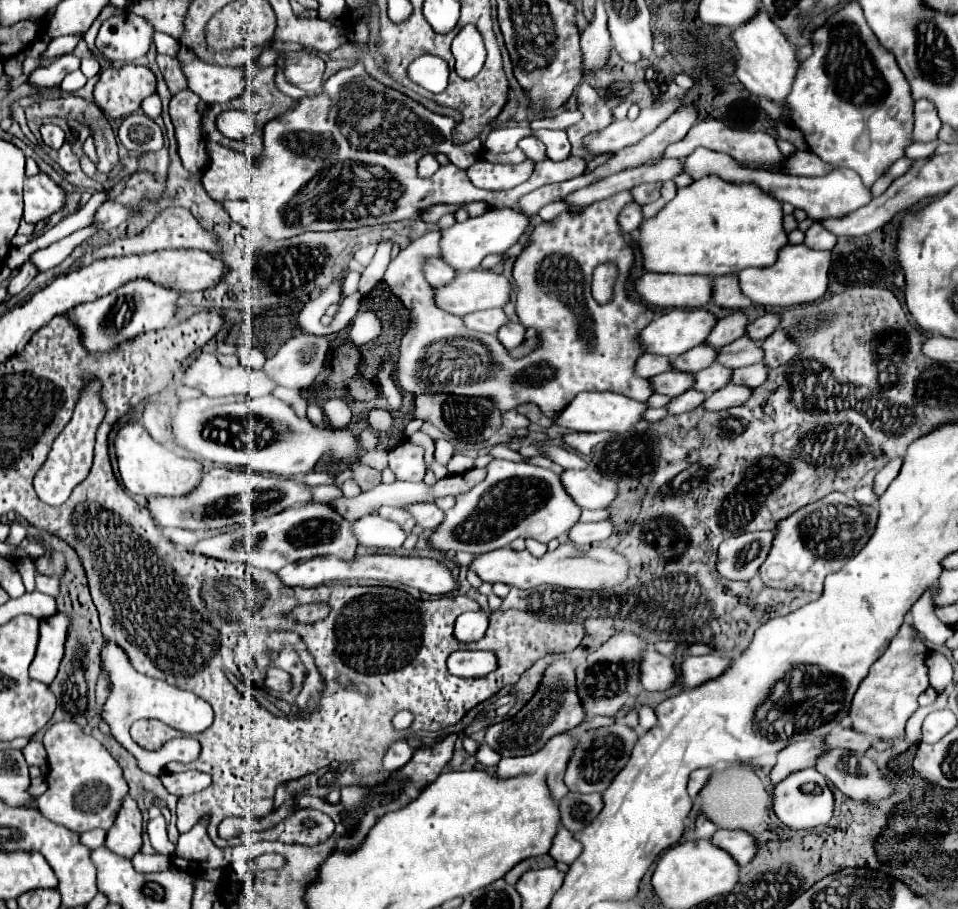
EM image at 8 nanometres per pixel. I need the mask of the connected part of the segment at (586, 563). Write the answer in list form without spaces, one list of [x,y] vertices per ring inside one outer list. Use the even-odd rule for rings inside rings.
[[[562,543],[556,551],[542,557],[532,557],[526,549],[514,551],[510,547],[478,555],[468,565],[468,571],[474,571],[482,581],[488,583],[506,583],[518,589],[532,589],[538,585],[558,585],[558,587],[578,587],[578,589],[604,589],[614,587],[626,579],[628,565],[622,555],[610,553],[608,561],[594,561],[586,555],[572,555],[572,543]]]

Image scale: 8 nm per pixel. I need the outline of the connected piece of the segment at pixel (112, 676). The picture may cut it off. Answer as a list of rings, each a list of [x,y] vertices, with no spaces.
[[[106,641],[100,649],[100,669],[104,669],[104,673],[108,675],[108,681],[110,681],[110,695],[108,699],[104,701],[102,705],[102,719],[108,723],[110,727],[110,733],[112,737],[128,751],[132,753],[136,759],[138,759],[138,765],[146,771],[146,773],[152,773],[152,775],[160,775],[162,771],[162,765],[158,765],[158,753],[150,753],[142,747],[138,747],[128,729],[130,729],[130,723],[139,719],[157,719],[164,721],[166,725],[182,731],[182,733],[188,733],[188,735],[194,735],[194,733],[202,733],[206,727],[212,725],[214,721],[214,713],[212,713],[212,707],[200,699],[198,695],[194,693],[188,693],[188,691],[180,691],[178,687],[172,687],[164,681],[158,681],[158,679],[150,679],[142,673],[138,673],[132,665],[130,665],[130,659],[126,655],[124,649],[120,649],[116,643],[112,641]]]

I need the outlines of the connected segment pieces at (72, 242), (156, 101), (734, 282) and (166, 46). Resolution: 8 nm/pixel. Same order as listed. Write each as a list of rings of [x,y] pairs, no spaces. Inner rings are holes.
[[[88,225],[86,229],[76,231],[76,233],[64,237],[64,239],[60,239],[60,241],[56,241],[56,243],[52,243],[52,245],[46,247],[46,249],[34,251],[34,255],[30,255],[28,261],[34,263],[34,265],[38,267],[38,271],[52,269],[52,267],[60,265],[60,263],[74,251],[74,247],[78,247],[78,245],[84,243],[84,241],[88,241],[88,239],[90,239],[92,235],[96,235],[98,231],[100,231],[100,229],[98,229],[96,225]]]
[[[154,93],[154,95],[150,95],[148,99],[144,99],[144,113],[146,115],[150,115],[152,119],[156,119],[156,117],[160,117],[162,115],[162,105],[160,105],[160,97]]]
[[[714,277],[710,301],[722,309],[746,309],[746,307],[750,307],[750,301],[746,301],[742,297],[742,291],[738,289],[738,277]]]
[[[158,31],[154,35],[154,45],[160,55],[176,55],[176,51],[180,49],[180,43],[174,37],[170,37],[166,33],[158,33]]]

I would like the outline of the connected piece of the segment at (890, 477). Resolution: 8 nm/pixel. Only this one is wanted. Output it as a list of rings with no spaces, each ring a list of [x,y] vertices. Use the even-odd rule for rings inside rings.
[[[894,457],[894,459],[890,459],[890,461],[876,473],[876,479],[874,479],[874,491],[876,491],[876,495],[882,495],[882,493],[884,493],[884,489],[896,479],[900,467],[902,467],[902,459],[900,459],[900,457]]]

